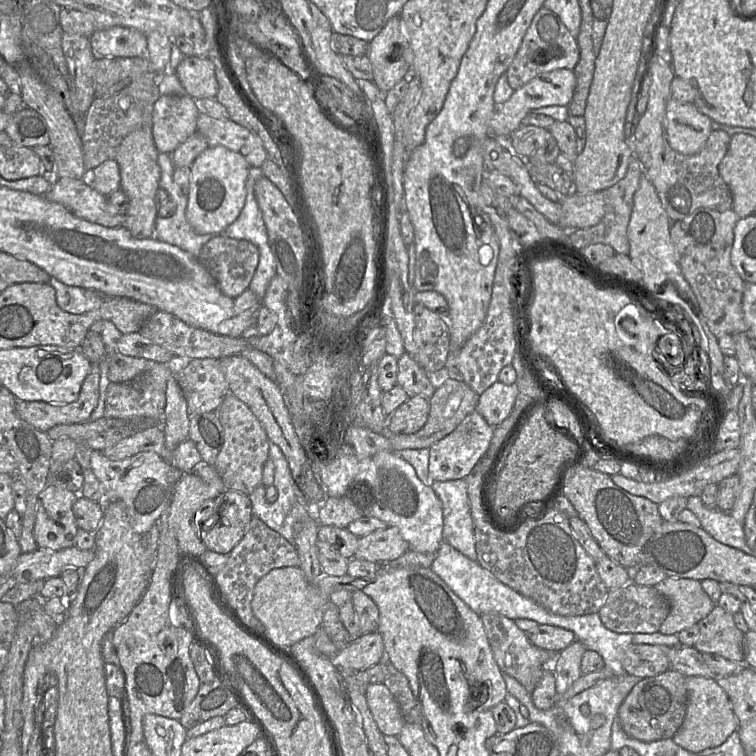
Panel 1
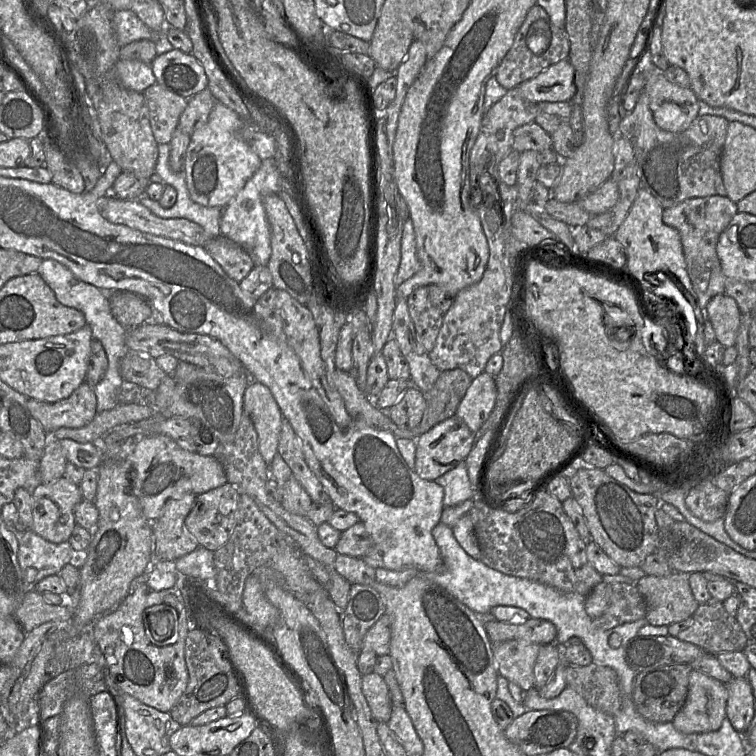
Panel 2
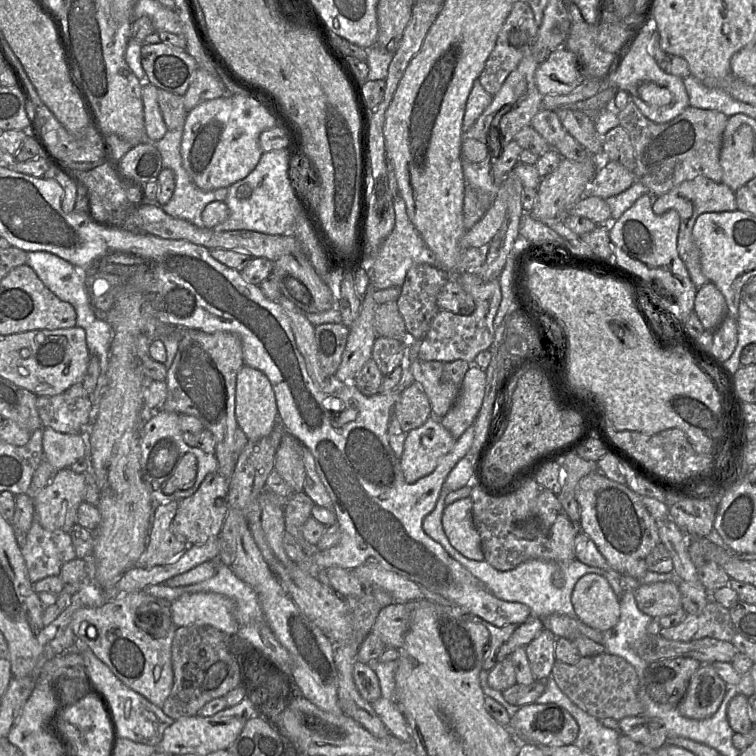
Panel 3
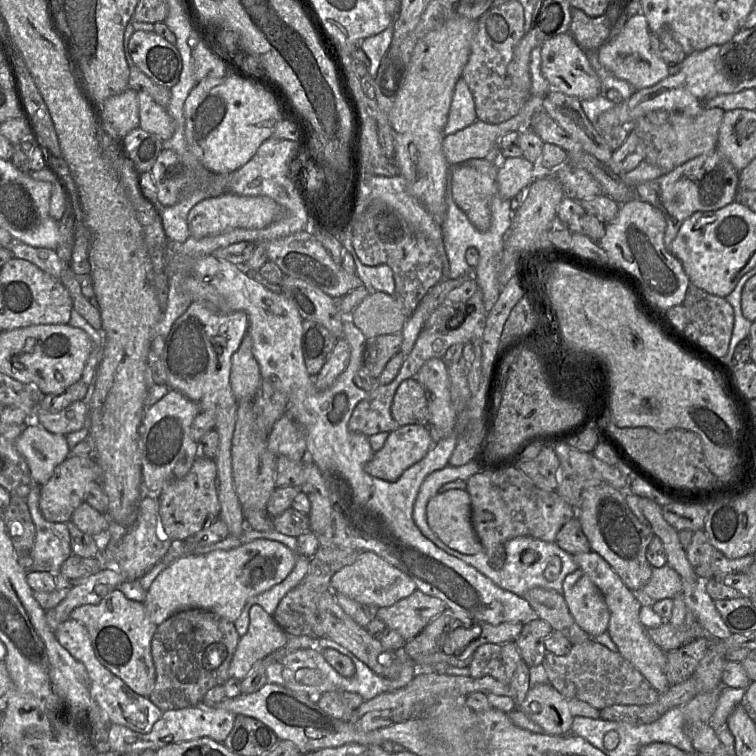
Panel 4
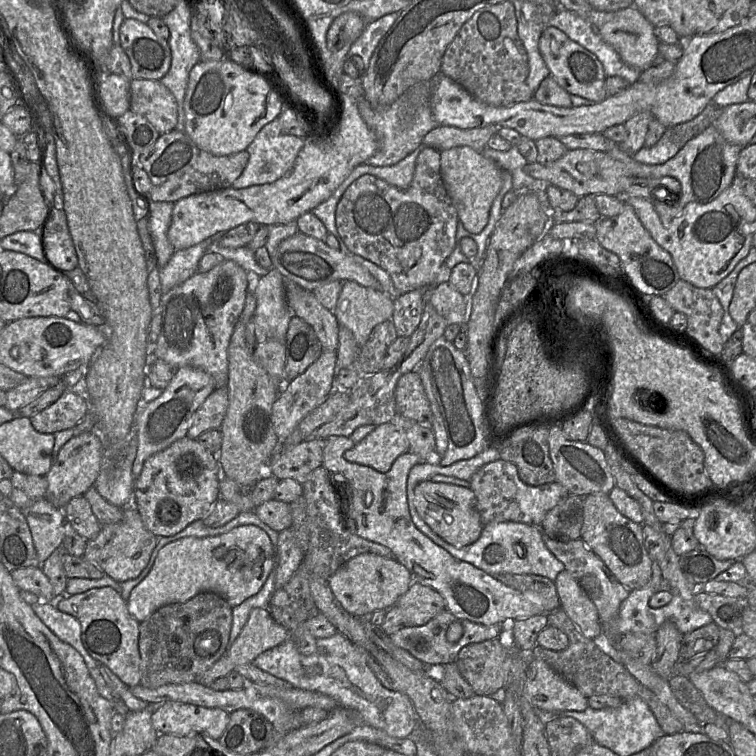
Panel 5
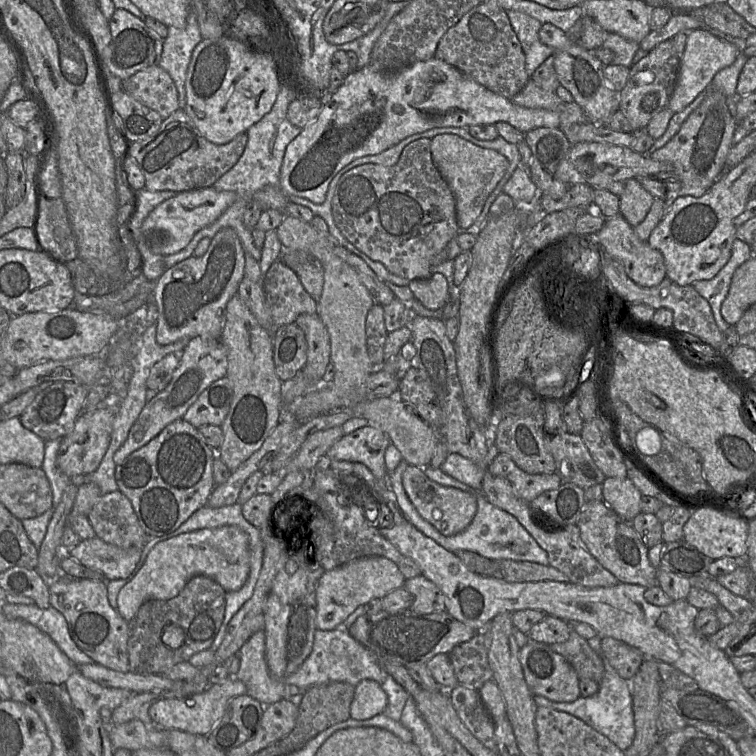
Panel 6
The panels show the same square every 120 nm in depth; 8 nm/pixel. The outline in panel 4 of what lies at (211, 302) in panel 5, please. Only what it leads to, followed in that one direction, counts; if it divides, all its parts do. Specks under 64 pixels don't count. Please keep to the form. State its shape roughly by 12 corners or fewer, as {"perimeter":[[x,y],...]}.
{"perimeter":[[192,302],[165,339],[167,385],[211,413],[220,443],[216,491],[241,538],[232,440],[232,356],[244,311]]}

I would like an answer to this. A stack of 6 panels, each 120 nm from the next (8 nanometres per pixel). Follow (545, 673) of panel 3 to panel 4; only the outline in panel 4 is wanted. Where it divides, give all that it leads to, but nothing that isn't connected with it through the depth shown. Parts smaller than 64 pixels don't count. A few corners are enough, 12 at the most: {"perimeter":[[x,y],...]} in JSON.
{"perimeter":[[536,616],[523,623],[515,644],[529,667],[542,664],[550,624]]}

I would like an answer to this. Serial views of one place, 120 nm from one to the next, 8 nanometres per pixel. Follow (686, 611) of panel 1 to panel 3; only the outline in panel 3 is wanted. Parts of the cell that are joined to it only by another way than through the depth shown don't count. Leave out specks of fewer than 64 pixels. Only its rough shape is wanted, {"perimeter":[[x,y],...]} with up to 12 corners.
{"perimeter":[[678,580],[642,584],[634,595],[654,619],[682,609]]}

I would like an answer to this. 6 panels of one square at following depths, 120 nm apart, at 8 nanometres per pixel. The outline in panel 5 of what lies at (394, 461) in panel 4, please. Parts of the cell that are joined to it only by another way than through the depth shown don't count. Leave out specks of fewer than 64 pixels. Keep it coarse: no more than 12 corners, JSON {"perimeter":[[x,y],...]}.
{"perimeter":[[375,427],[344,454],[386,473],[409,451],[402,428]]}

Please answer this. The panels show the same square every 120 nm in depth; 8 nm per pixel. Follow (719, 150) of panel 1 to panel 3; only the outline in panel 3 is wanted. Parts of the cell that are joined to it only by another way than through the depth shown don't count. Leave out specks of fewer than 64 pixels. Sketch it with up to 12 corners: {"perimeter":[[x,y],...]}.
{"perimeter":[[688,106],[657,124],[618,117],[636,181],[653,197],[697,176],[722,182],[724,113]]}

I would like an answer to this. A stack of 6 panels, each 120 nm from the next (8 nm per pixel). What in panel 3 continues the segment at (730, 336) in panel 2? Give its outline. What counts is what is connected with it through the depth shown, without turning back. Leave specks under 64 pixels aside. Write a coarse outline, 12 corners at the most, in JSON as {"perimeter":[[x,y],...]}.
{"perimeter":[[712,283],[697,289],[694,312],[713,332],[727,316],[724,296]]}

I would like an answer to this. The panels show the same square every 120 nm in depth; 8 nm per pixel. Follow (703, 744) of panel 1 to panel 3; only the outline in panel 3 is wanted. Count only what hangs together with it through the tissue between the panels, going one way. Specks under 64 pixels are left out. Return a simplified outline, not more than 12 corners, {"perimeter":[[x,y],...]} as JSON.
{"perimeter":[[711,663],[690,678],[679,713],[706,719],[727,689]]}

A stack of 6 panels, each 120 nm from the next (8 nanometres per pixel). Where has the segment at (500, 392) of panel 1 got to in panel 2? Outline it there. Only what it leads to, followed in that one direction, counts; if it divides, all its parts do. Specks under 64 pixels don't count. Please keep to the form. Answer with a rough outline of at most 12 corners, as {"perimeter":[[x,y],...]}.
{"perimeter":[[495,377],[472,379],[455,416],[476,433],[496,403]]}

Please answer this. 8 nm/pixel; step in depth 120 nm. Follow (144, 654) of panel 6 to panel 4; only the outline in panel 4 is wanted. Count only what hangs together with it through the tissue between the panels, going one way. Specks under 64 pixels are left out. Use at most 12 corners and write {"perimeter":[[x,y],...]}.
{"perimeter":[[204,609],[151,642],[162,711],[196,707],[230,678],[241,636]]}

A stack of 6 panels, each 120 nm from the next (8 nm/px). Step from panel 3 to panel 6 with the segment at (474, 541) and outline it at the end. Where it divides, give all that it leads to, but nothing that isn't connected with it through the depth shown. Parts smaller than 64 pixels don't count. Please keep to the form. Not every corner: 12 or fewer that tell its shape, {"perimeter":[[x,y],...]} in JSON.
{"perimeter":[[408,464],[402,484],[420,516],[444,536],[476,514],[473,494]]}

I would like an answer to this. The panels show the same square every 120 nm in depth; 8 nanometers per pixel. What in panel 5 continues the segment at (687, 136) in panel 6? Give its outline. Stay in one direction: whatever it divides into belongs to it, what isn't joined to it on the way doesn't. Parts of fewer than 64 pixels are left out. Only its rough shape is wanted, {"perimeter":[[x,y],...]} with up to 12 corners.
{"perimeter":[[714,124],[664,164],[608,154],[631,178],[673,177],[679,200],[654,204],[669,227],[690,202],[708,203],[734,182],[741,147]]}

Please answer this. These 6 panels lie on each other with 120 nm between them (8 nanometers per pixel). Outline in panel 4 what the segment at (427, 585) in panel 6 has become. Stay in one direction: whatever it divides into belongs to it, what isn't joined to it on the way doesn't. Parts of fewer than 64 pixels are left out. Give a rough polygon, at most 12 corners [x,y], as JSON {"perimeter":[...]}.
{"perimeter":[[416,589],[377,617],[408,641],[446,609]]}

